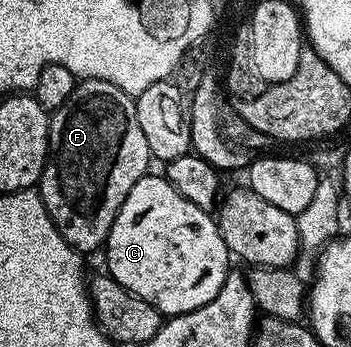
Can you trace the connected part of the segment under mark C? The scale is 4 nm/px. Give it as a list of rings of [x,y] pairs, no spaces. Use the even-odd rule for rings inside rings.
[[[162,175],[144,176],[132,191],[128,191],[128,199],[124,199],[106,237],[105,253],[105,272],[110,278],[132,295],[155,305],[167,318],[179,317],[181,313],[204,307],[204,303],[212,303],[220,287],[224,287],[226,274],[232,269],[232,254],[220,235],[217,220],[207,210],[184,199],[184,195],[180,195],[173,183]]]

